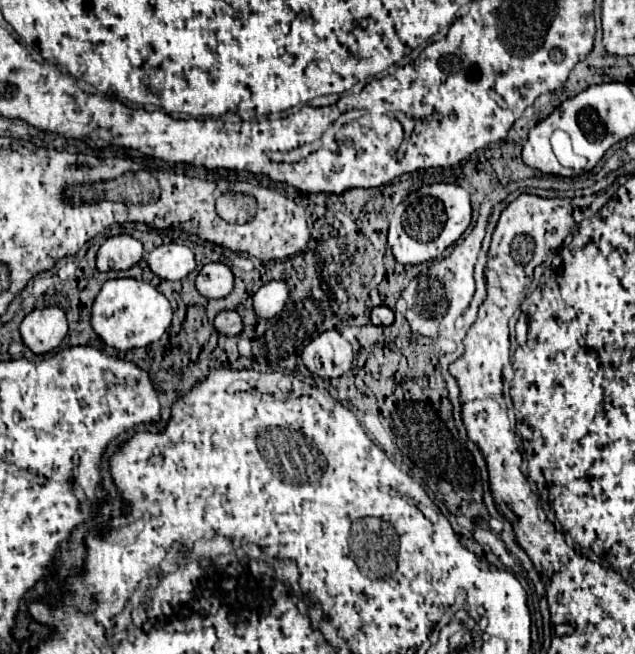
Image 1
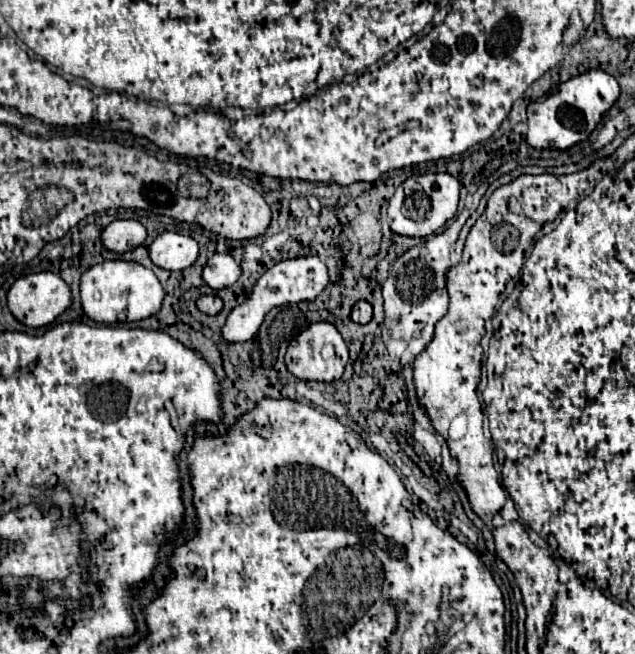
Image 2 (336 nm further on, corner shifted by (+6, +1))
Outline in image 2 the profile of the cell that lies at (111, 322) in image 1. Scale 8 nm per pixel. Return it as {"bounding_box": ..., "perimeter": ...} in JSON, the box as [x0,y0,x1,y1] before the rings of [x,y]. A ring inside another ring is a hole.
{"bounding_box":[80,262,164,324],"perimeter":[[[102,262],[88,268],[82,276],[80,298],[84,314],[100,324],[116,324],[116,322],[138,322],[154,316],[164,300],[164,290],[154,276],[152,270],[144,268],[138,262]]]}

